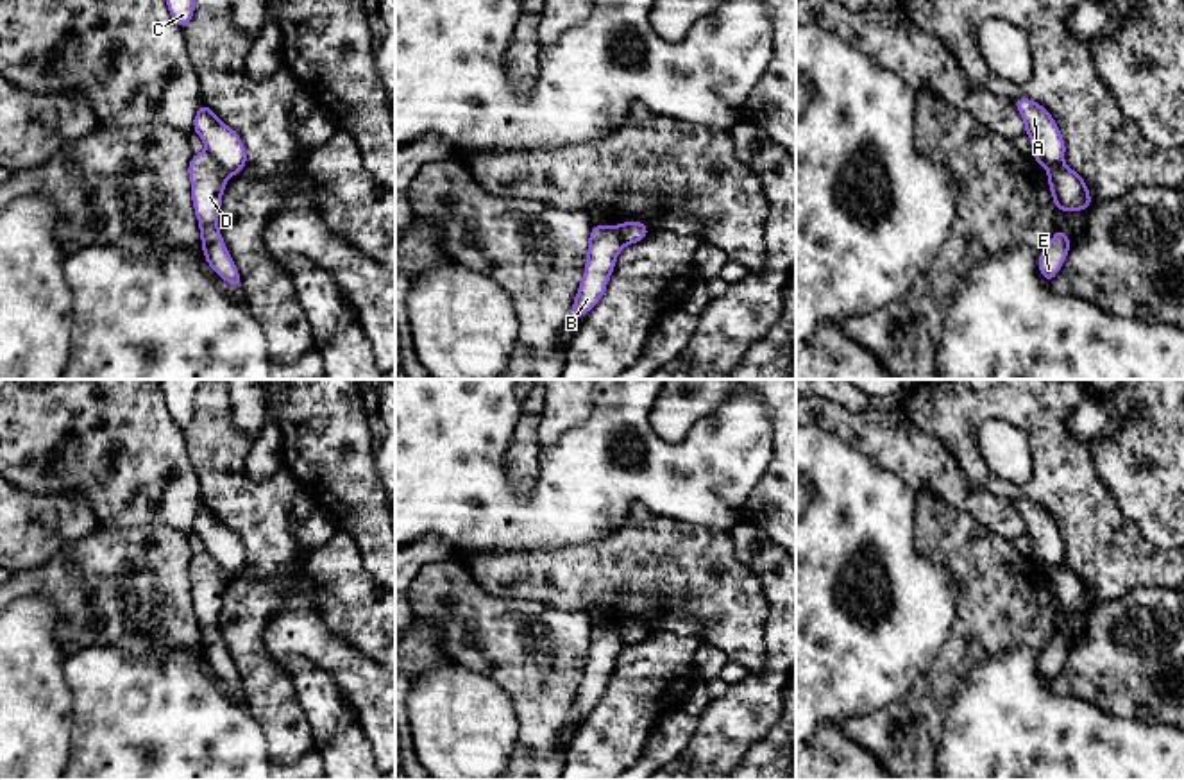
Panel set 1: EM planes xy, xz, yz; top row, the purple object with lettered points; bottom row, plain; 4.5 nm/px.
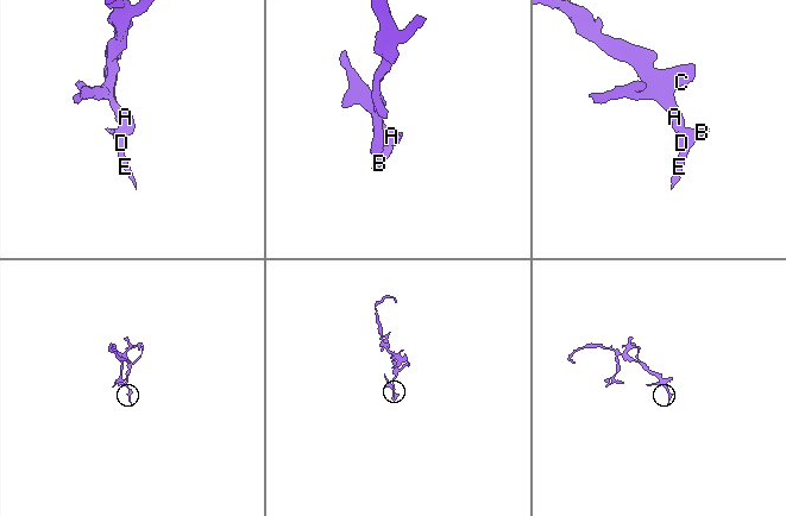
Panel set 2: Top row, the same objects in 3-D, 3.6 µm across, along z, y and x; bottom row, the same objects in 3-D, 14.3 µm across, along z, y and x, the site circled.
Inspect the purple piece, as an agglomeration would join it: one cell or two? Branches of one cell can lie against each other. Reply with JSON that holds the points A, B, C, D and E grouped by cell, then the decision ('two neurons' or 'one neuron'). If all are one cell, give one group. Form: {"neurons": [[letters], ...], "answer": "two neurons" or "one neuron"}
{"neurons": [["A", "C"], ["B", "D", "E"]], "answer": "two neurons"}

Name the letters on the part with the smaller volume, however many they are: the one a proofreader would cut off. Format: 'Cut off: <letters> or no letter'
Cut off: B, D, E

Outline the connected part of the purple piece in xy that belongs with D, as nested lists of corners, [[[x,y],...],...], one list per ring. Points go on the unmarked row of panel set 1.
[[[202,553],[191,556],[188,576],[206,662],[233,689],[240,689],[238,669],[218,630],[218,612],[229,574],[213,562],[209,553]]]

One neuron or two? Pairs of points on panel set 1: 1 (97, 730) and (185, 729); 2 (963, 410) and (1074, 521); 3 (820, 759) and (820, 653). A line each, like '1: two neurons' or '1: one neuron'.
1: one neuron
2: one neuron
3: two neurons

